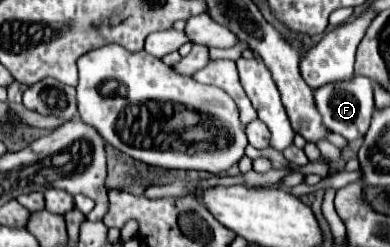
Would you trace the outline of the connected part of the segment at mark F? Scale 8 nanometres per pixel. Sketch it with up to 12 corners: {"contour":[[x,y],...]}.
{"contour":[[372,80],[314,90],[330,132],[366,136],[374,114]]}

